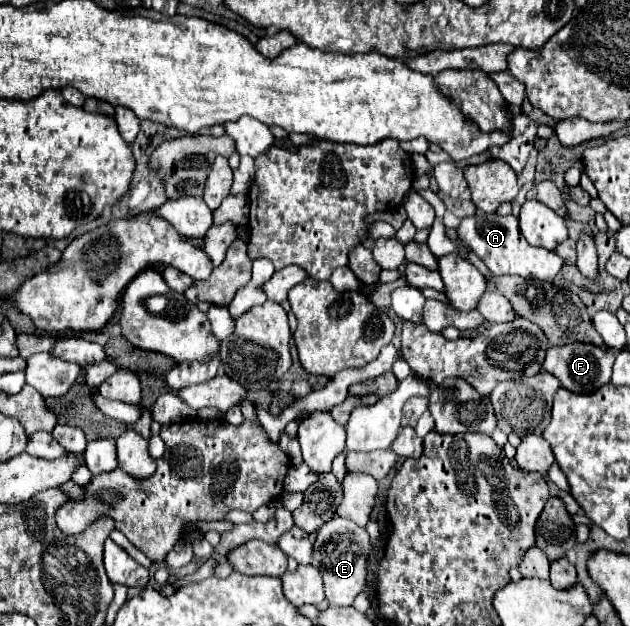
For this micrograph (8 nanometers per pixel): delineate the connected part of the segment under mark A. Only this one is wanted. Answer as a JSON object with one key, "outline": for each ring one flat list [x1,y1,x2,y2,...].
{"outline":[[477,212,471,218,463,218,457,232,459,232,459,238,485,262,485,266,495,276,497,274,517,274,517,276,531,278,531,280,553,280,565,264,563,258,559,258,559,254,555,254,553,250,547,250,541,246,531,246,523,238,515,216,497,216,497,214]]}

